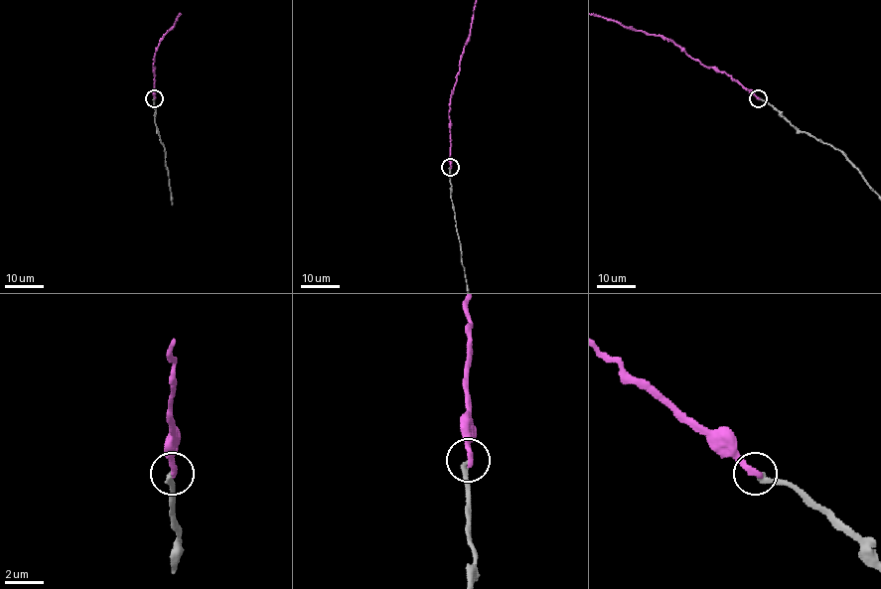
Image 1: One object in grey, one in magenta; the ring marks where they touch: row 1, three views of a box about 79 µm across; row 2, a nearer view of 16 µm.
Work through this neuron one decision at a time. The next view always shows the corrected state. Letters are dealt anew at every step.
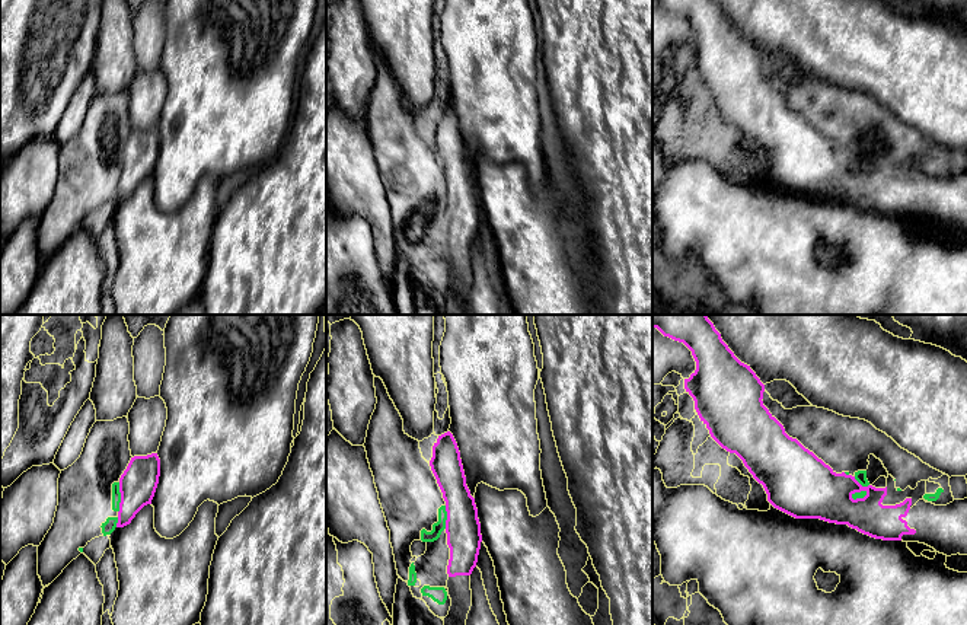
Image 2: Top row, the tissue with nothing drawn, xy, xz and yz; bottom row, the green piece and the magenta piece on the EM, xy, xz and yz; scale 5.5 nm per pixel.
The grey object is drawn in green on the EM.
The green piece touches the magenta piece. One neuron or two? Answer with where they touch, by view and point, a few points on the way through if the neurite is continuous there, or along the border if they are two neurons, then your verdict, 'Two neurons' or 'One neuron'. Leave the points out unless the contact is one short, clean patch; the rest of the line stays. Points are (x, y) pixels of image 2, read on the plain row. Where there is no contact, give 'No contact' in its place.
Touches green at xy (120, 171). Boundary: xy (120, 156), (118, 185). Two neurons

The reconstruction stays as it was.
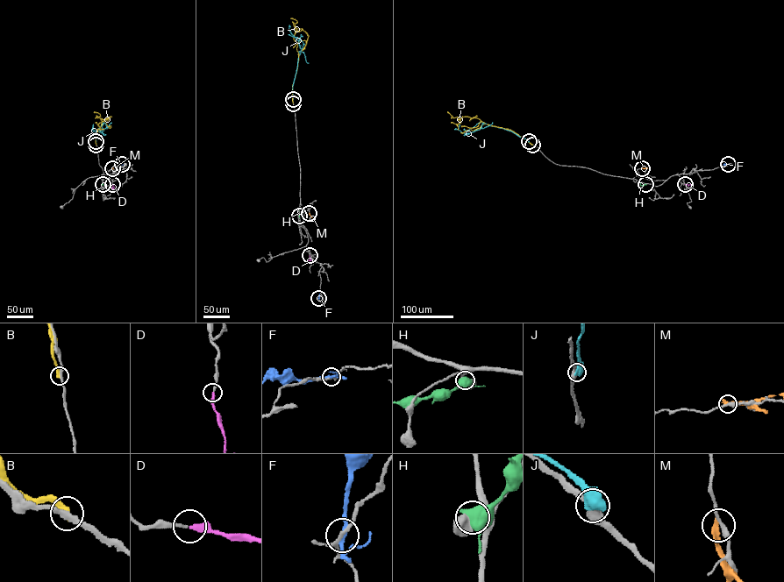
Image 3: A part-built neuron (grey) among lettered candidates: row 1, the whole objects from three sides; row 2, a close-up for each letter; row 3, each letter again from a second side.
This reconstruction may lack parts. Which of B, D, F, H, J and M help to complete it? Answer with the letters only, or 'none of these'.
D

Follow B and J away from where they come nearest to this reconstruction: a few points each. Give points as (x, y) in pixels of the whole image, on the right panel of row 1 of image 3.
B: (532, 145), (510, 130), (489, 125), (475, 117), (462, 117), (459, 121), (447, 112)
J: (529, 141), (511, 131), (485, 123), (479, 130), (466, 134), (459, 130), (459, 124)

